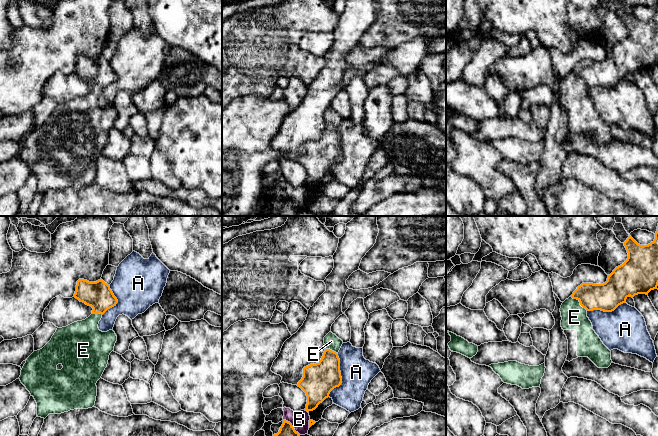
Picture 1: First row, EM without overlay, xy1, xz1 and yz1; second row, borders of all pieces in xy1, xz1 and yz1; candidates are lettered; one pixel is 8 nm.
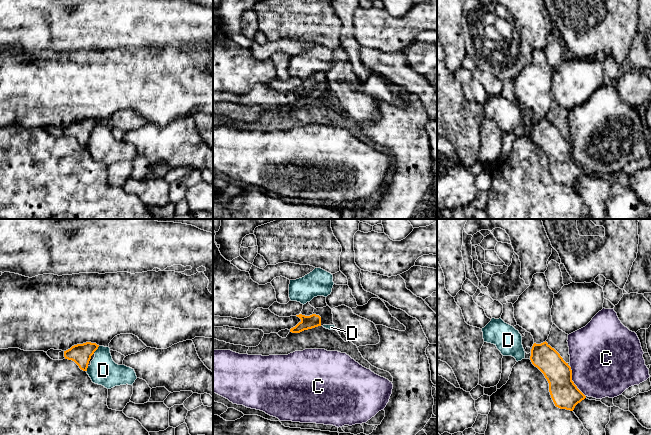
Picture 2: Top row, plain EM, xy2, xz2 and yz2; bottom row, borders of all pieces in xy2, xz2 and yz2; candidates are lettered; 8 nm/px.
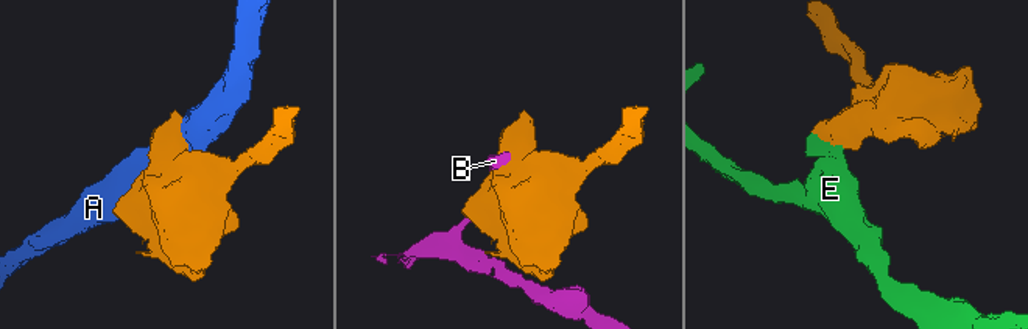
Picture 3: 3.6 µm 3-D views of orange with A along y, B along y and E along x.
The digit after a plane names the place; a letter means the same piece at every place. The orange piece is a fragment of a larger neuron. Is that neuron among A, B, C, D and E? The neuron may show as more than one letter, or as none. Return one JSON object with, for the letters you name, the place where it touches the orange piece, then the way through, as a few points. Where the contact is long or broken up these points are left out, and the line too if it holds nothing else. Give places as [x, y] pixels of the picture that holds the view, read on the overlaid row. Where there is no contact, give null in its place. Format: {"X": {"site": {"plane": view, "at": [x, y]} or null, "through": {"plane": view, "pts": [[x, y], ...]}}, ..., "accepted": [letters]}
{"E": {"site": {"plane": "yz1", "at": [580, 303]}, "through": {"plane": "yz1", "pts": [[606, 297], [586, 297], [580, 303], [574, 309], [574, 317]]}}, "accepted": ["E"]}

